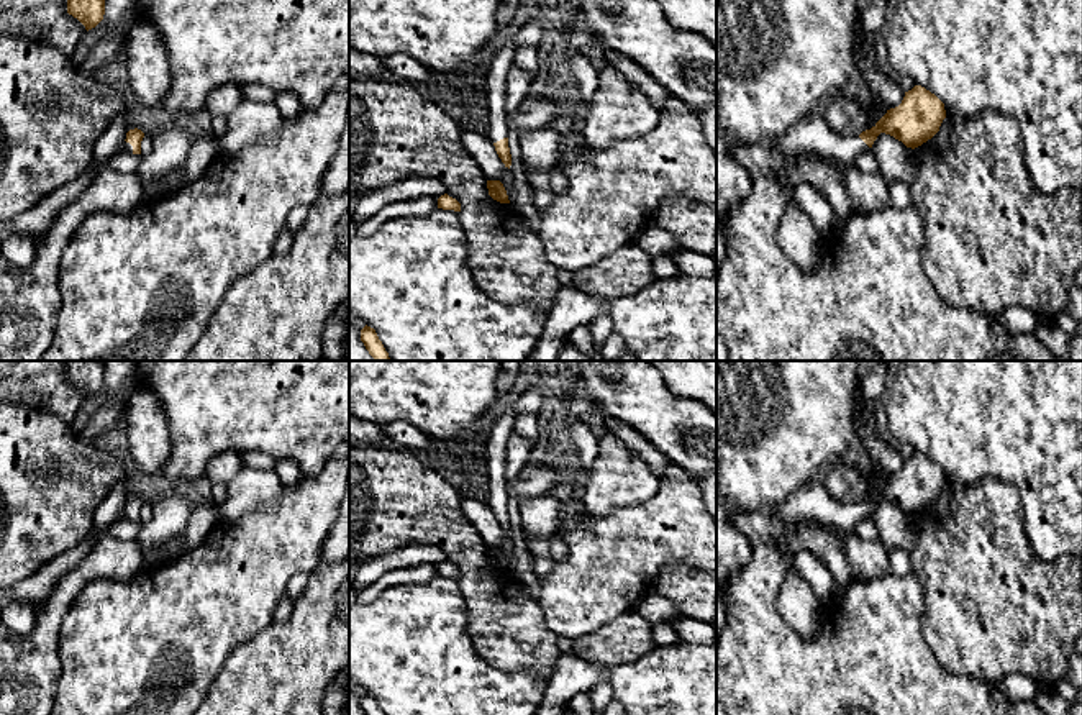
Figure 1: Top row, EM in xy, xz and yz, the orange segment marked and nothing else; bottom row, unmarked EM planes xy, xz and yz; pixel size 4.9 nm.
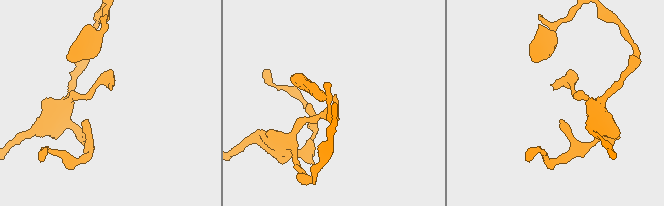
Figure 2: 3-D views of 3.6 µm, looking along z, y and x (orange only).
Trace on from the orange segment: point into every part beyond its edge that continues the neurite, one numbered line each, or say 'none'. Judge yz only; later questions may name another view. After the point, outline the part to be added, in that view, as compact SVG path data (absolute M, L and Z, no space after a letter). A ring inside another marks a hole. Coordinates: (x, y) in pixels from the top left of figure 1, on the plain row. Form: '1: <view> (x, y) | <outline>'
1: yz (812, 502) | M821 477L800 487L785 503L772 510L780 521L818 521L848 531L869 518L859 503L844 503L833 497Z

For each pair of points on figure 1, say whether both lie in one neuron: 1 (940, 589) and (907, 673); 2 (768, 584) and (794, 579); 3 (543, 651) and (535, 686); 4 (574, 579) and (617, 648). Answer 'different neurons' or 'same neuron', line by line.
1: different neurons
2: different neurons
3: different neurons
4: different neurons

